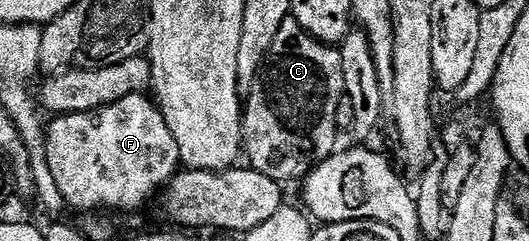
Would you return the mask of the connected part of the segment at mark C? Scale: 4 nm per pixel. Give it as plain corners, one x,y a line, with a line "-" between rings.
290,16
282,24
282,28
278,28
278,36
274,36
274,44
270,44
270,52
265,54
264,62
249,90
252,91
249,94
247,91
246,101
242,106
242,150
251,169
262,172
262,176
270,176
278,183
287,184
295,178
303,179
316,163
325,162
331,154
337,153
336,113
339,112
340,106
342,110
345,93
342,60
335,45
320,42
310,36

